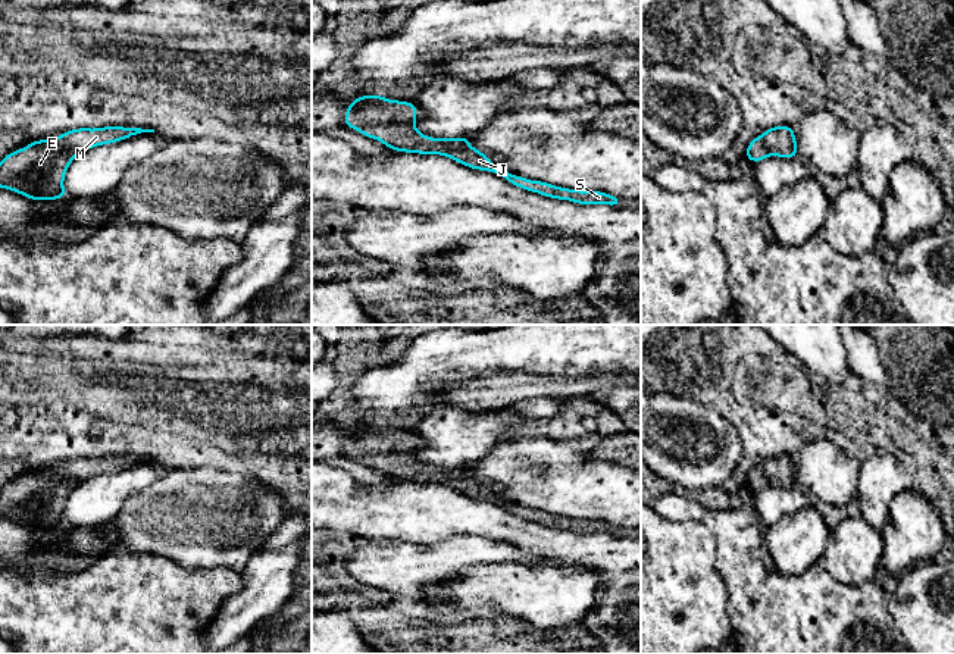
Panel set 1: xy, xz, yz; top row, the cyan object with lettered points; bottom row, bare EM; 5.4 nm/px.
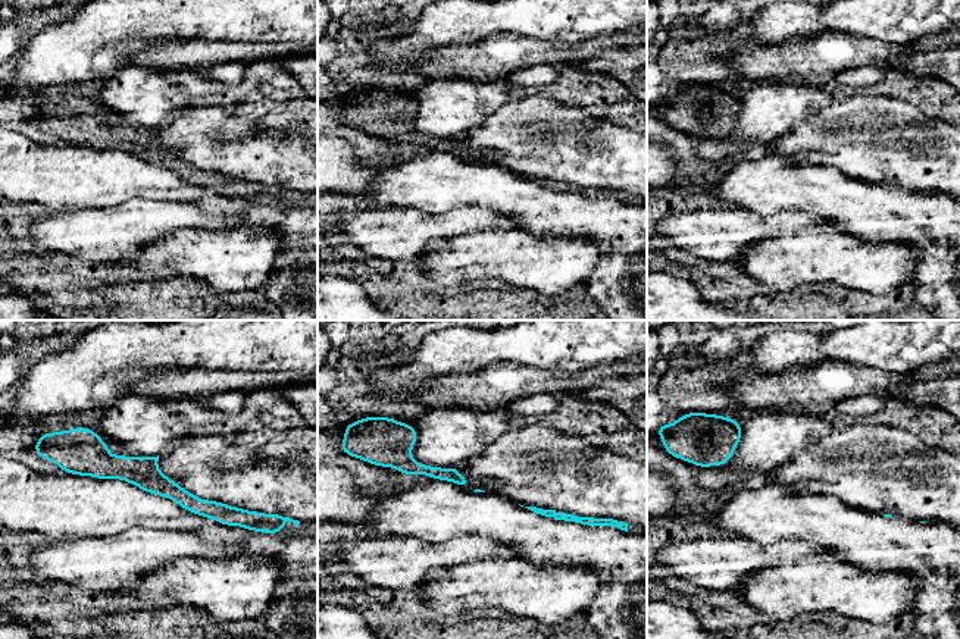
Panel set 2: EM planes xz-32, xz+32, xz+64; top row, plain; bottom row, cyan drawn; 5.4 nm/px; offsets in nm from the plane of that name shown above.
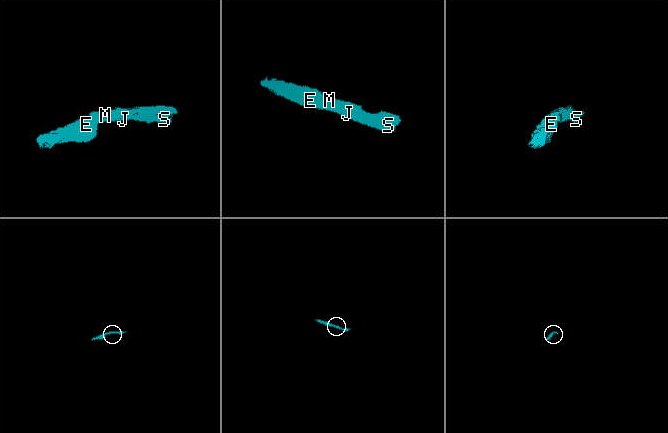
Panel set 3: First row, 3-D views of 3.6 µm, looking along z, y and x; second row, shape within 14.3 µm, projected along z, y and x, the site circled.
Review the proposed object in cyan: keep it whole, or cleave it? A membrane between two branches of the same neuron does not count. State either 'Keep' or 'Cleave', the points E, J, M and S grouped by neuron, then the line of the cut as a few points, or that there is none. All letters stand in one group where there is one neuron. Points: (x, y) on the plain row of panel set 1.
Keep. Groups: E J M S. No split

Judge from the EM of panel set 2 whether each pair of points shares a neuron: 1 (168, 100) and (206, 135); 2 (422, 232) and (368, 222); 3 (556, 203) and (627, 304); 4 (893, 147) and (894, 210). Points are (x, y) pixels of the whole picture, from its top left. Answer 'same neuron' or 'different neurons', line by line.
1: different neurons
2: same neuron
3: same neuron
4: different neurons

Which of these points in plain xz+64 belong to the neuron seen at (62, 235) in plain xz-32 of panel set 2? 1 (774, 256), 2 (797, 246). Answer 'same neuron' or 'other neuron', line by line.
1: other neuron
2: other neuron

